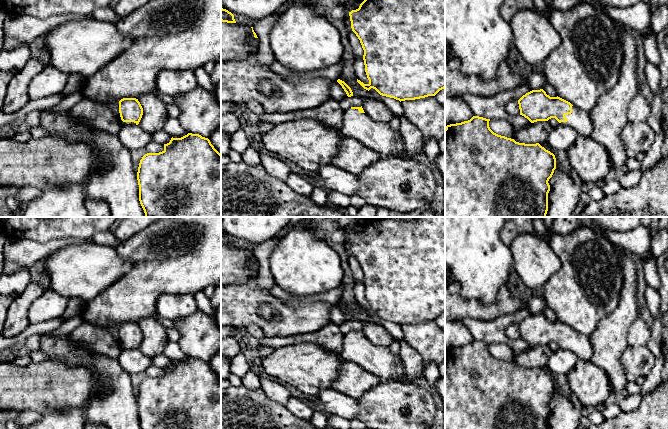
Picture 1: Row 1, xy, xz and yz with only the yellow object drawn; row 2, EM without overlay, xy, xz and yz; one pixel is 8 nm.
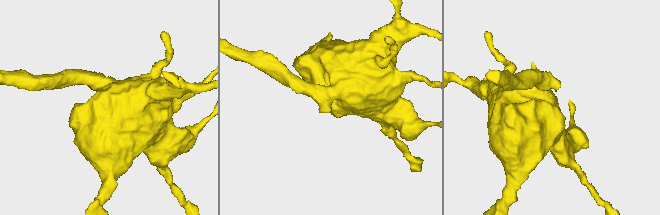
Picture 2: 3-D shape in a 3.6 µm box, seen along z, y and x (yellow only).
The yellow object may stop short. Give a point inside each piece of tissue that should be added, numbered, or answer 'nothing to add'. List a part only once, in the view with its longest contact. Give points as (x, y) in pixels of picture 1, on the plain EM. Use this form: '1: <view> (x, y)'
1: yz (579, 344)

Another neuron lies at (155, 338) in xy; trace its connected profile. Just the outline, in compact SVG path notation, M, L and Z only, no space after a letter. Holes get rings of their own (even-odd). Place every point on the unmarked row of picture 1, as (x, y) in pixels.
M153 317L141 319L138 325L143 332L143 339L138 348L140 352L150 358L162 354L169 341L167 328Z

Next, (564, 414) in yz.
M556 385L556 393L548 405L548 429L579 429L580 418L583 415L569 396L563 394Z

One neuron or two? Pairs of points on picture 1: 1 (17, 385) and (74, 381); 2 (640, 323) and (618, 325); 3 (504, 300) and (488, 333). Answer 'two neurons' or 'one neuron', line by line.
1: one neuron
2: two neurons
3: two neurons

